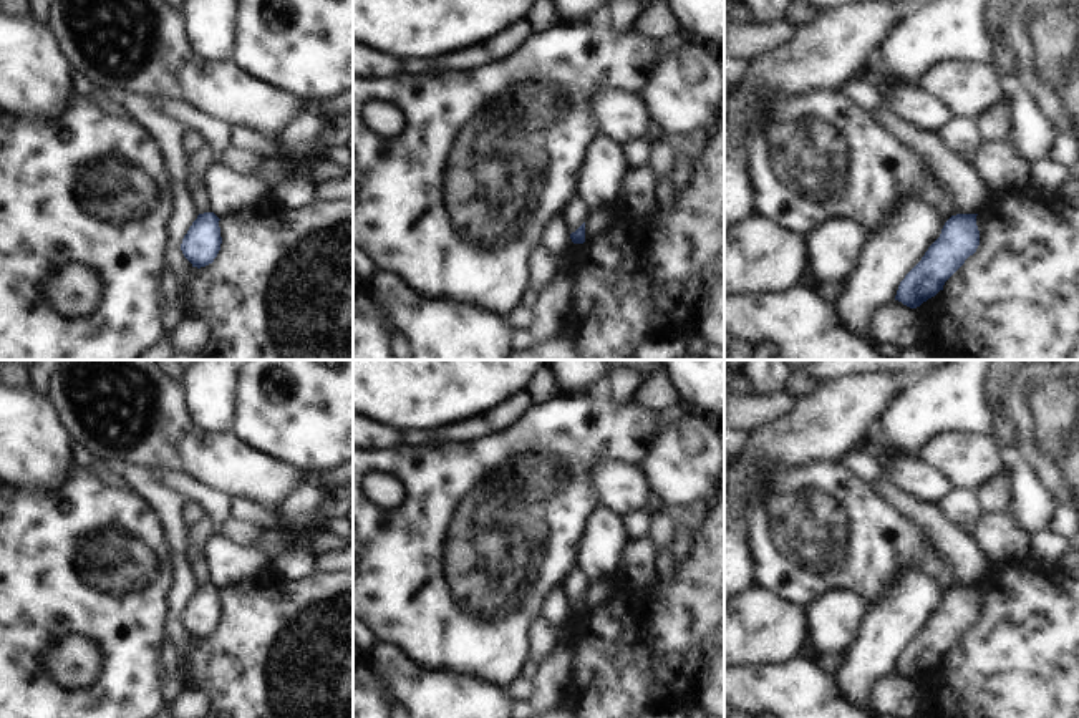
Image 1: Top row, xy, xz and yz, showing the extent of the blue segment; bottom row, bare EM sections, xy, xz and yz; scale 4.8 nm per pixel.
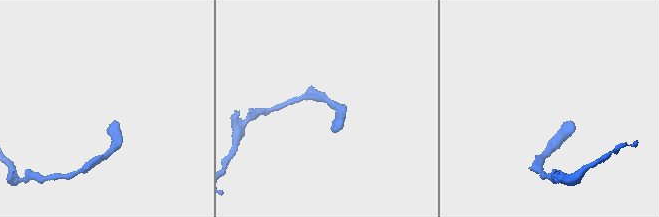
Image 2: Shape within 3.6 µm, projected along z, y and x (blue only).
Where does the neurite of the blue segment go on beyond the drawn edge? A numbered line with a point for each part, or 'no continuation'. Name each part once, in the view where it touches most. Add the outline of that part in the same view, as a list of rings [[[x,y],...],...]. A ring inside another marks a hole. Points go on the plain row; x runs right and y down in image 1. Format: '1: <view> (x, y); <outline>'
no continuation

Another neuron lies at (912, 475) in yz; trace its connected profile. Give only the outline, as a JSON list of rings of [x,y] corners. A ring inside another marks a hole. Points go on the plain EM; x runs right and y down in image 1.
[[[878,429],[872,431],[862,446],[882,464],[885,478],[905,494],[938,506],[953,489],[948,479],[930,468],[922,458],[903,456],[885,448]]]

